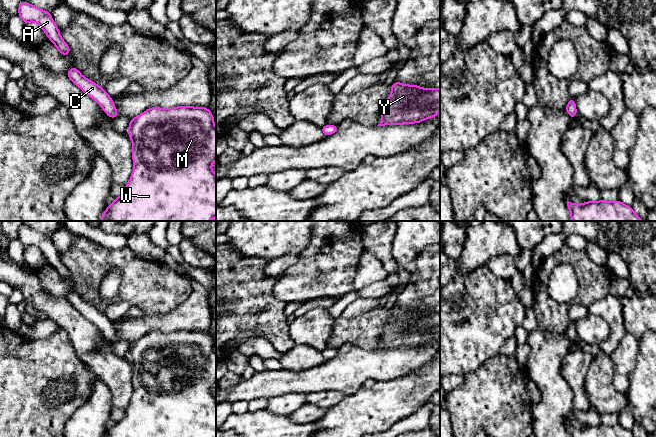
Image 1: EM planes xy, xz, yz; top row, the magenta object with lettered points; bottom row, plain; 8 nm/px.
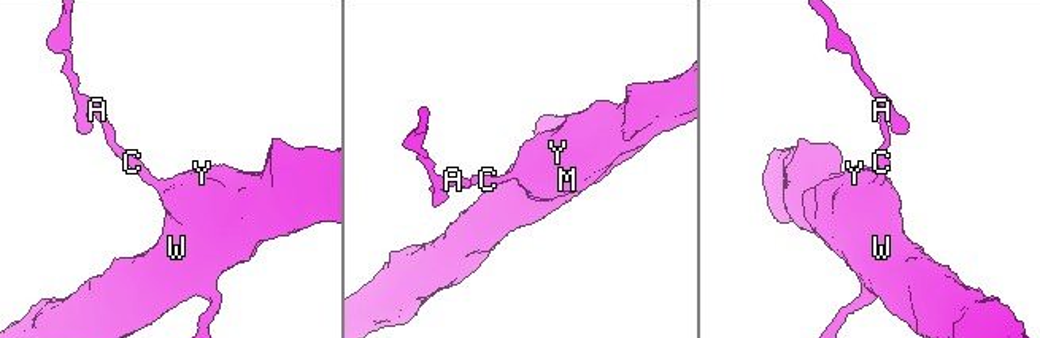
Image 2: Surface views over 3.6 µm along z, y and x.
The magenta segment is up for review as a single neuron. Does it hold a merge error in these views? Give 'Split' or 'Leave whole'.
Leave whole

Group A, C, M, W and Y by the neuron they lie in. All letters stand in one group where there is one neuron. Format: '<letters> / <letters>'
A C M W Y

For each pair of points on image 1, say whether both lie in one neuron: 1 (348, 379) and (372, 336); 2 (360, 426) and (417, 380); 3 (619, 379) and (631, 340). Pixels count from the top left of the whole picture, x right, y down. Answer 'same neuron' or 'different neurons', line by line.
1: different neurons
2: same neuron
3: same neuron

